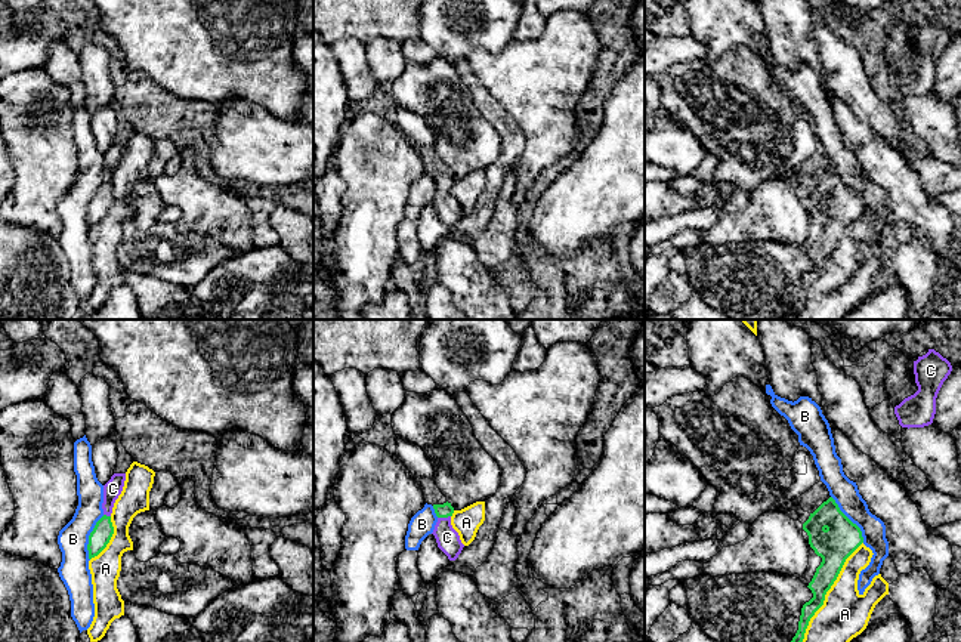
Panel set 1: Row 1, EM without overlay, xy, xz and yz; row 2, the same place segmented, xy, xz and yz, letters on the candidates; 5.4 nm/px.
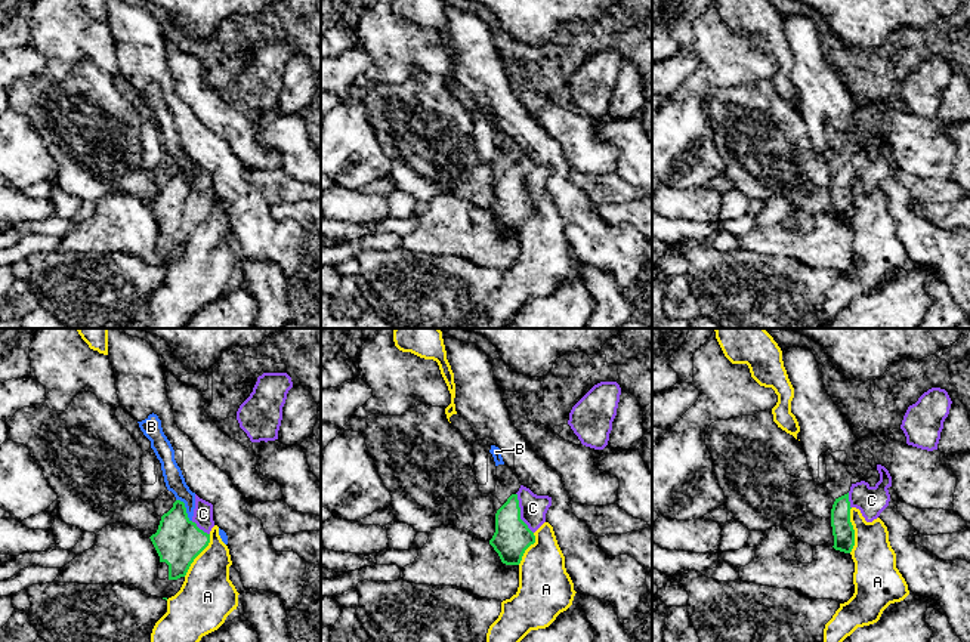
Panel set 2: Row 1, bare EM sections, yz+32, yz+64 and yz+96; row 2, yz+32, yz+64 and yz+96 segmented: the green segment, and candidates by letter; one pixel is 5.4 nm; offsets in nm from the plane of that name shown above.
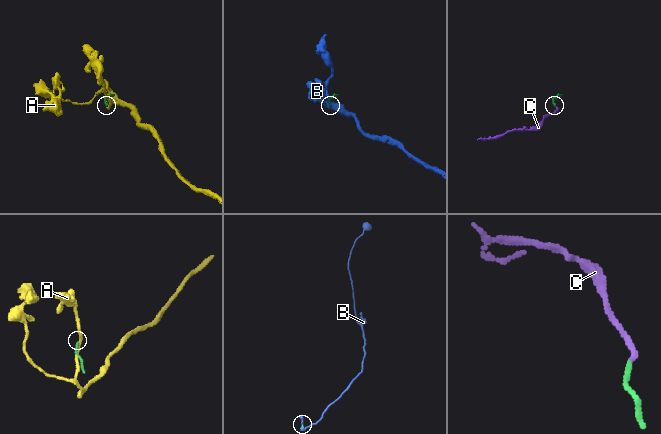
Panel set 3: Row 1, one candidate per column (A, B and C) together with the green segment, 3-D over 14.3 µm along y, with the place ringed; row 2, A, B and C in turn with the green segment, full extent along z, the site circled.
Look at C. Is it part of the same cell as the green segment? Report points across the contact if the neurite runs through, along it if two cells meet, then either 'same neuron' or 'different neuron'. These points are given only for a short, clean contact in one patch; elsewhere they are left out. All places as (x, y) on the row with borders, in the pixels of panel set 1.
way xz (442, 511), (444, 517), (444, 533), (448, 540); same neuron

